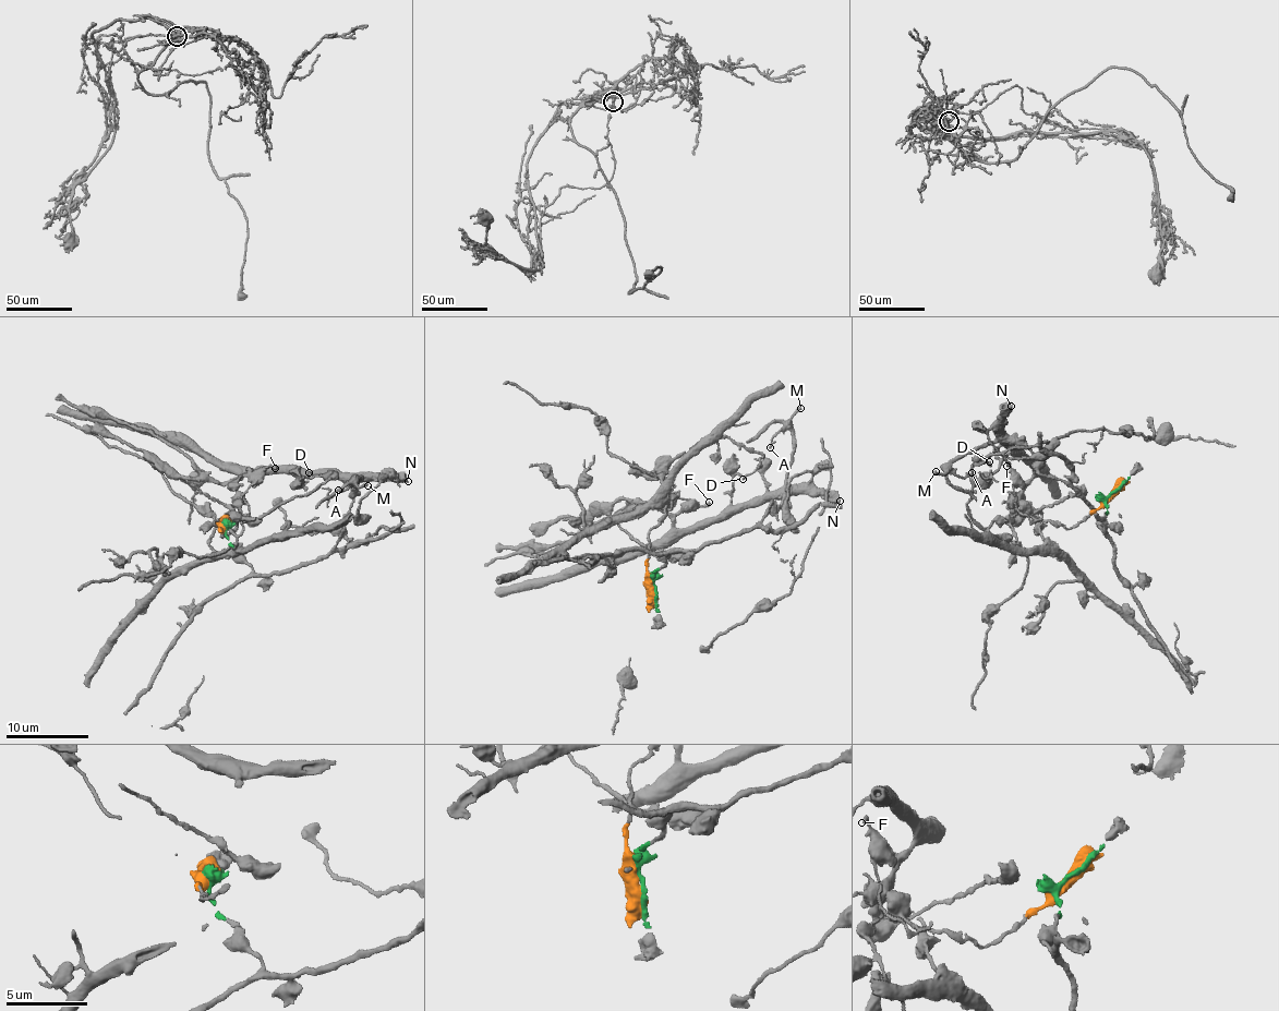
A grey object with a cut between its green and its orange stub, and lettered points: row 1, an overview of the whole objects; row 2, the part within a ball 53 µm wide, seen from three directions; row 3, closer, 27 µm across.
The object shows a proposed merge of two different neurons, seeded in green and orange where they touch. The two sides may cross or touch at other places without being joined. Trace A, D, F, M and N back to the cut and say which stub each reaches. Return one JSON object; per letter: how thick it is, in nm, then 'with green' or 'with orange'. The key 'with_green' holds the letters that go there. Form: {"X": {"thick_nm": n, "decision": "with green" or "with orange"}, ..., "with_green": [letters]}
{"A": {"thick_nm": 120, "decision": "with orange"}, "D": {"thick_nm": 130, "decision": "with orange"}, "F": {"thick_nm": 240, "decision": "with orange"}, "M": {"thick_nm": 240, "decision": "with orange"}, "N": {"thick_nm": 700, "decision": "with orange"}, "with_green": []}

